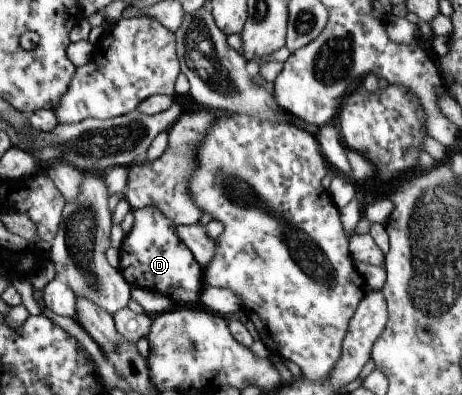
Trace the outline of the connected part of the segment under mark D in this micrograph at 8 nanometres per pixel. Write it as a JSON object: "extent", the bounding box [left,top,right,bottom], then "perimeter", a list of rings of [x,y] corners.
{"extent":[118,207,204,306],"perimeter":[[[155,207],[133,210],[133,223],[118,248],[121,276],[131,287],[149,289],[165,294],[173,306],[197,306],[199,293],[204,287],[202,267],[193,259],[191,251],[175,235],[175,225],[165,219]]]}

